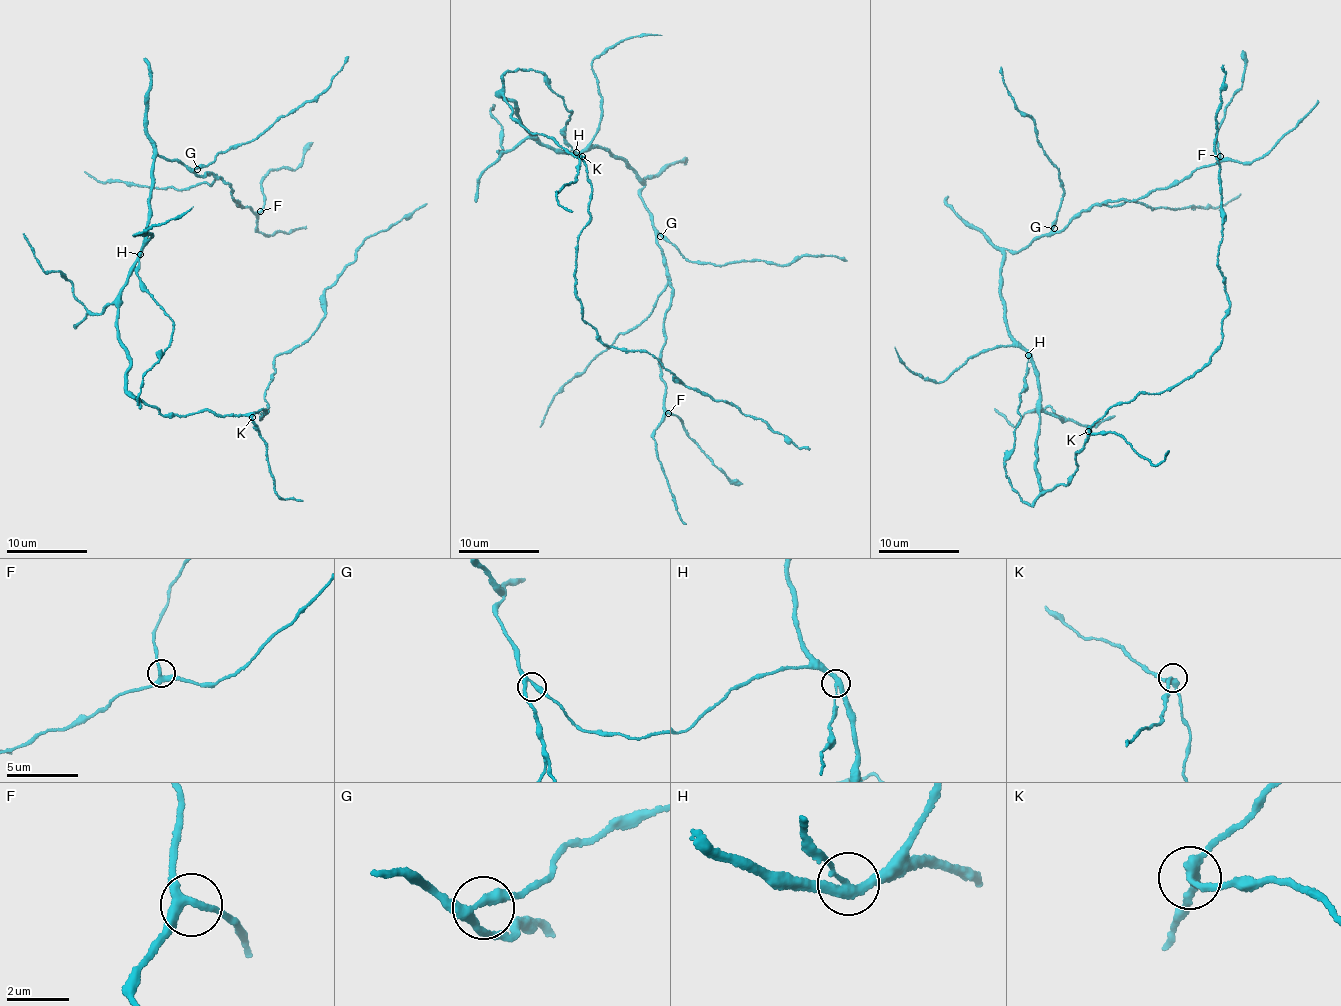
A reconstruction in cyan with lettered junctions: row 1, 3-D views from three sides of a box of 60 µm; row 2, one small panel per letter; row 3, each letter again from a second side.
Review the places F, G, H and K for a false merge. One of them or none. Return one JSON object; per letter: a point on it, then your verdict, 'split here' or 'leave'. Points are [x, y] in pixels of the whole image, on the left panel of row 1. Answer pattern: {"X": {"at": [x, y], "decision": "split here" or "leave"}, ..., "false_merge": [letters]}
{"F": {"at": [260, 211], "decision": "leave"}, "G": {"at": [197, 169], "decision": "leave"}, "H": {"at": [140, 254], "decision": "split here"}, "K": {"at": [252, 417], "decision": "leave"}, "false_merge": ["H"]}

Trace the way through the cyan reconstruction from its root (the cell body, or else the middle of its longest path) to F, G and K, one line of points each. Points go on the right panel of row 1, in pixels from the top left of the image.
F: (1037, 471), (1041, 392), (1032, 355), (1003, 316), (1003, 255), (1066, 228), (1091, 207), (1176, 184), (1220, 156)
G: (1037, 471), (1041, 392), (1032, 355), (1013, 339), (1005, 326), (1001, 262), (1007, 250), (1020, 250), (1054, 228)
K: (1037, 471), (1040, 491), (1045, 493), (1056, 486), (1067, 484), (1077, 464), (1075, 455), (1083, 446), (1088, 431)

